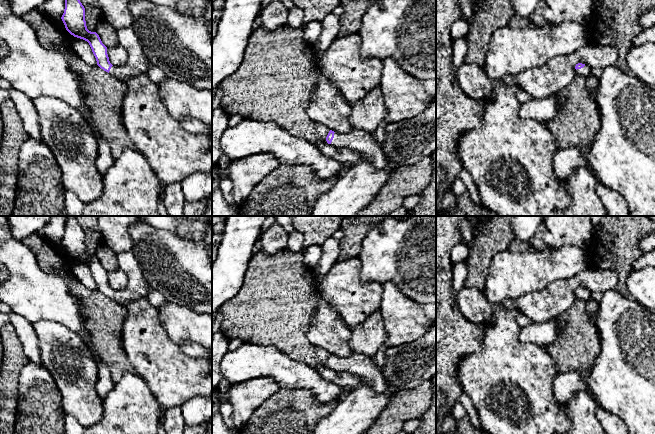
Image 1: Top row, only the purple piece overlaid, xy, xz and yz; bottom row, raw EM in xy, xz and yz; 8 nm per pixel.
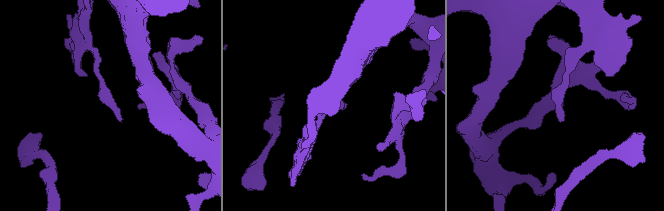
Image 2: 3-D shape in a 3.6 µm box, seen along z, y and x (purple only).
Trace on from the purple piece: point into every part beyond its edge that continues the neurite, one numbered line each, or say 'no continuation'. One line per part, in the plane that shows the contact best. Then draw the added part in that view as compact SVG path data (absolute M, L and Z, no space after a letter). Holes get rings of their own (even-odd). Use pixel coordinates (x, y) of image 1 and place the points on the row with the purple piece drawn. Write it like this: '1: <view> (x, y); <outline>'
1: xz (361, 141); M353 129L350 133L335 132L331 145L337 148L350 148L358 151L362 160L370 161L375 167L383 168L388 164L386 155L373 136L365 131Z

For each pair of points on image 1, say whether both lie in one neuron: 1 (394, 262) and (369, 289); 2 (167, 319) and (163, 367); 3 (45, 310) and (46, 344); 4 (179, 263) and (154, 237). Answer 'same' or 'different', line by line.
1: different
2: different
3: different
4: same

